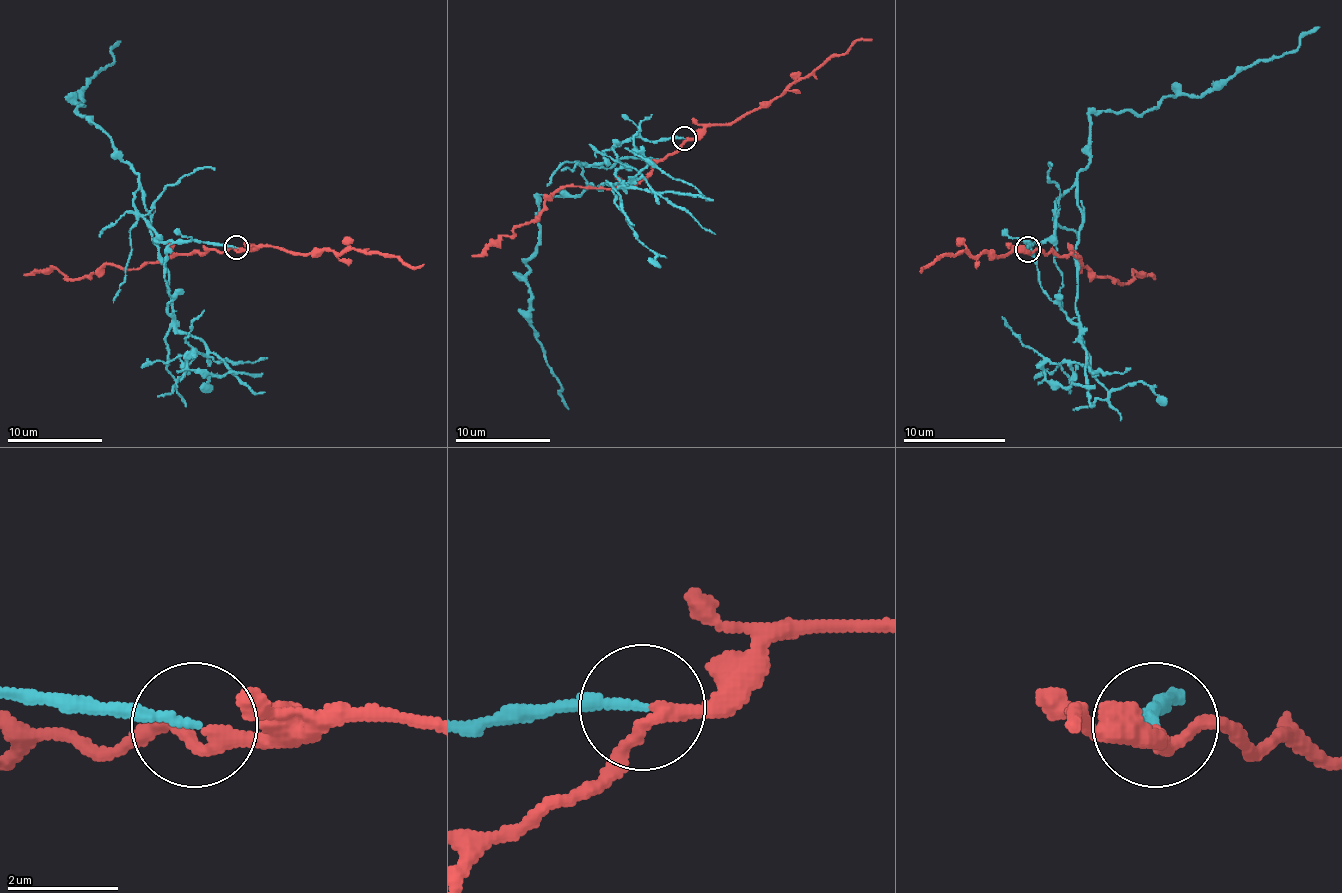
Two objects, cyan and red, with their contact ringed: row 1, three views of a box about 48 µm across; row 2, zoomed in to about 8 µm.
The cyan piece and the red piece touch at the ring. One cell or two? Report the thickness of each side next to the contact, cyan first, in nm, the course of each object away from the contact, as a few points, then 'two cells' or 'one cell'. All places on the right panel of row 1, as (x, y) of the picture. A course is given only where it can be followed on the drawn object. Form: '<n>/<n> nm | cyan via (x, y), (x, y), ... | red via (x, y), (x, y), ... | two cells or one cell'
150/220 nm | cyan via (1028, 249), (1054, 233), (1059, 197), (1087, 164), (1092, 112), (1144, 115), (1162, 99), (1203, 97), (1319, 27) | red via (1028, 249), (1080, 256), (1080, 272), (1087, 267), (1098, 277), (1118, 282), (1129, 282), (1136, 272), (1154, 279) | two cells

